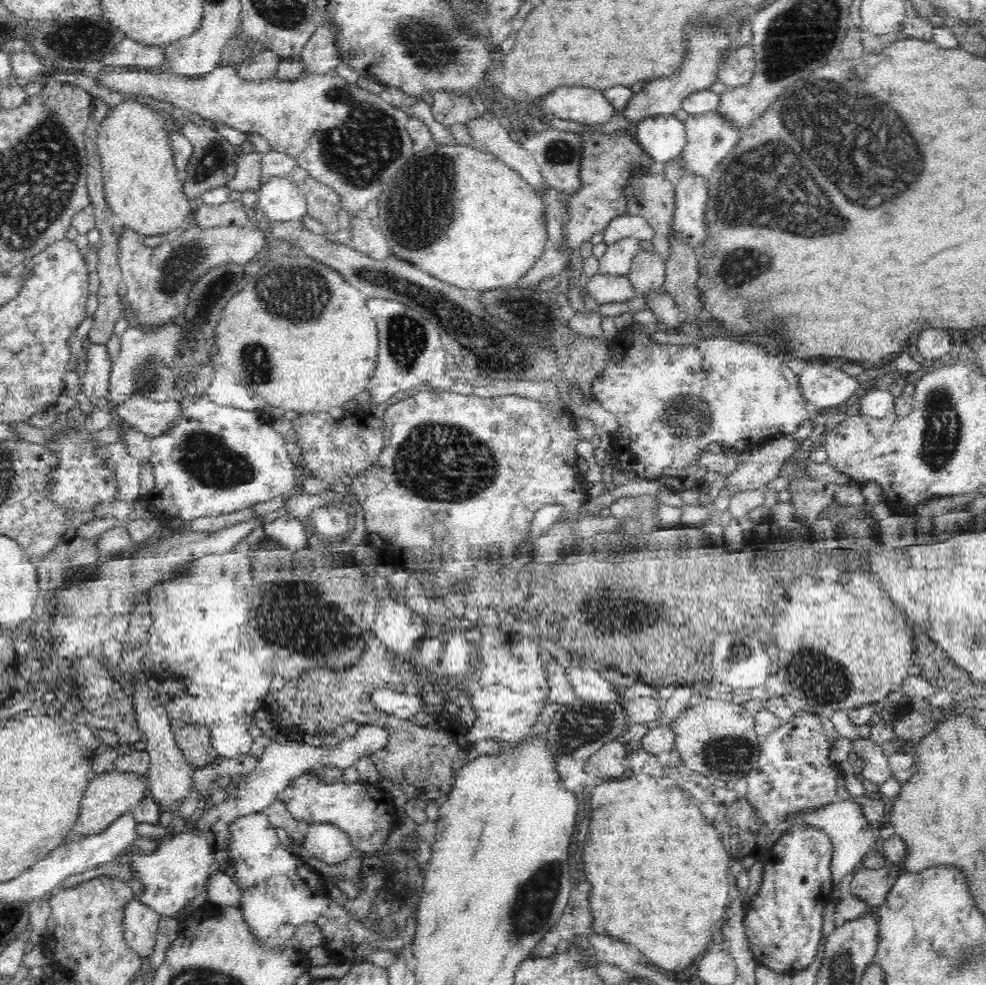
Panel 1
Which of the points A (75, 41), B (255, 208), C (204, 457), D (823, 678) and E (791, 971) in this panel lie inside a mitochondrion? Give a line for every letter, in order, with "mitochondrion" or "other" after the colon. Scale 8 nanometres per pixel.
A: mitochondrion
B: other
C: mitochondrion
D: mitochondrion
E: other

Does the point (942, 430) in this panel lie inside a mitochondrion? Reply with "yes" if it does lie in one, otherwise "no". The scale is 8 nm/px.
yes

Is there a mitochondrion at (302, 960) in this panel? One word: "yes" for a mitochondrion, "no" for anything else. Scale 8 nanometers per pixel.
no

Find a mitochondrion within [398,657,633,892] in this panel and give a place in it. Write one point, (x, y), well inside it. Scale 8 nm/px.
(588, 724)

